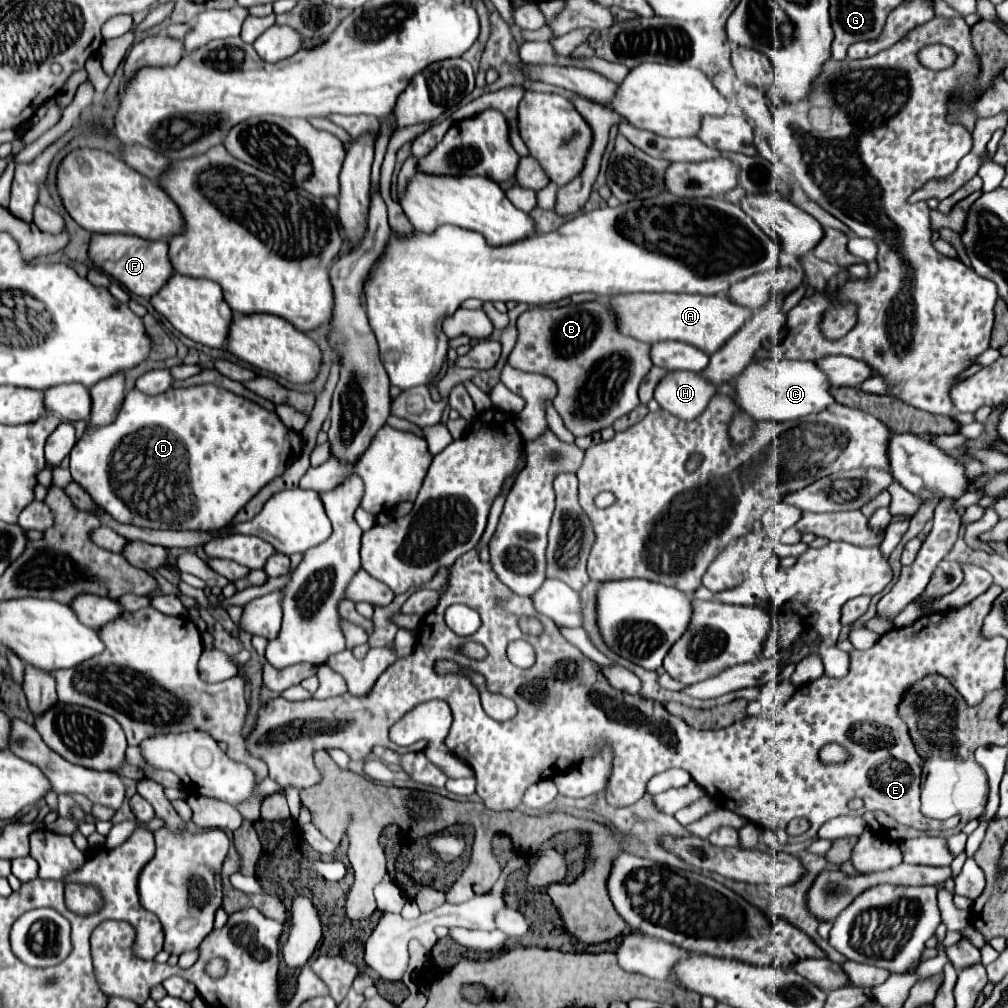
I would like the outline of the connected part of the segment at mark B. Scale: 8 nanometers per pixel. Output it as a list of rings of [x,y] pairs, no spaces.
[[[589,301],[557,309],[531,307],[519,315],[517,331],[519,337],[509,355],[509,365],[555,377],[559,389],[555,409],[575,437],[601,431],[639,405],[637,389],[653,367],[649,345],[621,335],[607,305]]]

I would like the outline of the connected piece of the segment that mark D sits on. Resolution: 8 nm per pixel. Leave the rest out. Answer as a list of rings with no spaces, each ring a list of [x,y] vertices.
[[[195,385],[185,389],[169,389],[161,395],[143,395],[137,389],[131,389],[125,395],[125,401],[117,413],[117,419],[107,427],[87,427],[83,437],[77,441],[77,445],[71,451],[71,475],[91,497],[95,497],[95,503],[101,505],[107,513],[111,513],[121,523],[131,523],[137,527],[149,527],[149,529],[171,529],[171,531],[215,531],[231,523],[231,519],[275,477],[283,475],[285,469],[299,457],[303,451],[305,439],[301,433],[289,429],[283,425],[277,413],[267,411],[265,407],[257,405],[255,401],[249,401],[245,397],[239,397],[223,387],[217,385]]]

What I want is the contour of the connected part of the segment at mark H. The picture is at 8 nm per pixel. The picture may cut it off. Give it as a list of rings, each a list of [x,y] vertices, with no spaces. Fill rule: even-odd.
[[[669,371],[655,389],[655,399],[661,409],[675,413],[681,419],[695,419],[703,413],[709,399],[717,393],[717,385],[707,385],[699,373]]]

